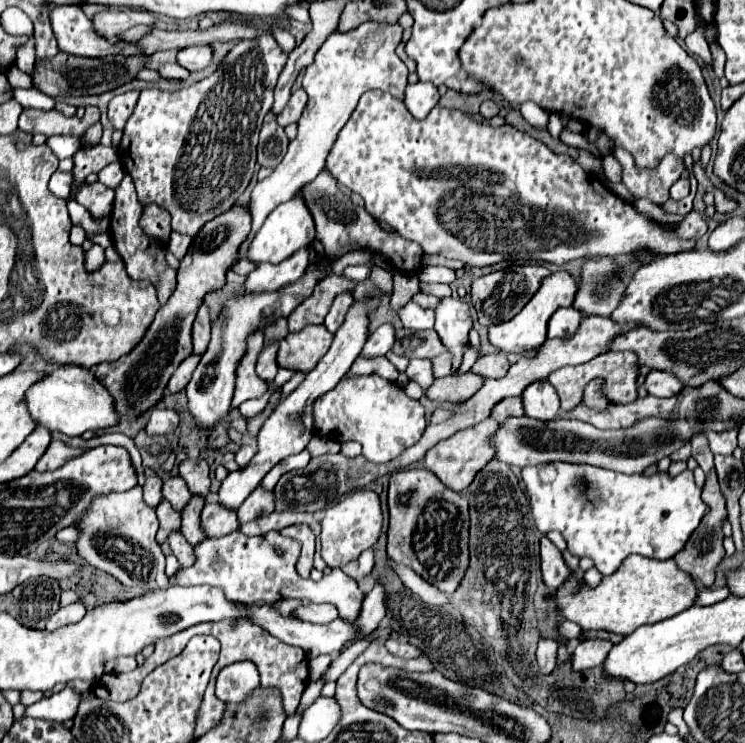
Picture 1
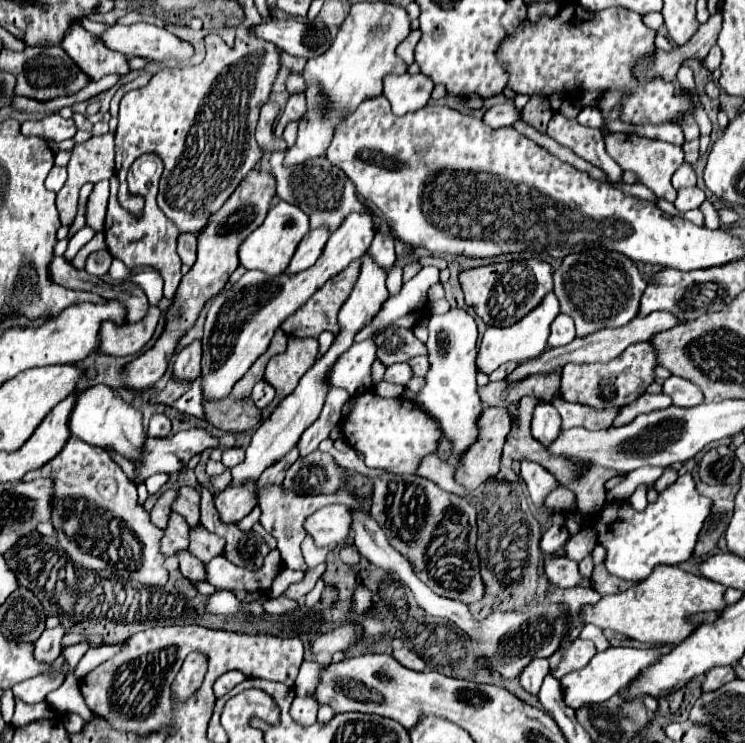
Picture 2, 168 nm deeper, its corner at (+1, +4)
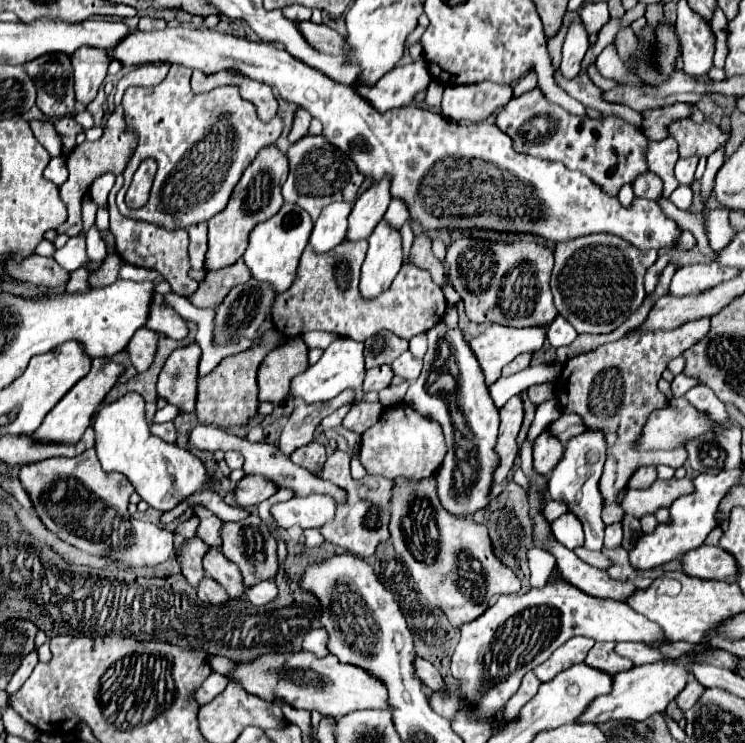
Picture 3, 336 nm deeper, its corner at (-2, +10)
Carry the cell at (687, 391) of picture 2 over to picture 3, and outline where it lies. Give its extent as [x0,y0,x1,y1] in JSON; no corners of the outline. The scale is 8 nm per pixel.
[684,385,728,421]

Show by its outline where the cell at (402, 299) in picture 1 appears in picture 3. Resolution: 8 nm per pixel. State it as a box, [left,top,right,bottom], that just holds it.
[408,235,444,287]

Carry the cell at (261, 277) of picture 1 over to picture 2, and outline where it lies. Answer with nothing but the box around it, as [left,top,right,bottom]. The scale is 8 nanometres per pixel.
[287,227,331,273]

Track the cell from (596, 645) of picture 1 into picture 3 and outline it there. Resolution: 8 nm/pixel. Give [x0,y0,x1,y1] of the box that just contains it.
[534,637,596,681]

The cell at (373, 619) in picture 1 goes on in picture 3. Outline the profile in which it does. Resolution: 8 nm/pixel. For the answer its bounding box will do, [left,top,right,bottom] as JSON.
[302,627,330,657]

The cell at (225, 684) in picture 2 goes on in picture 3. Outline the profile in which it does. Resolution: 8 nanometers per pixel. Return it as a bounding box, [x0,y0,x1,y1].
[196,673,230,705]

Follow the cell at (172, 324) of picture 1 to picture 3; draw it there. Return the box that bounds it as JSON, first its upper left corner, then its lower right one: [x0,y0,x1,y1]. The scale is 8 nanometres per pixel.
[204,145,288,273]

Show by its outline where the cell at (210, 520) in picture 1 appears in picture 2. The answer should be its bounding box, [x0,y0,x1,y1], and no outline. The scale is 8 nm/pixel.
[215,485,257,523]

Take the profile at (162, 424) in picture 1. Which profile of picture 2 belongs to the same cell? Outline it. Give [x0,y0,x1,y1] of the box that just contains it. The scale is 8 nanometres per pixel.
[147,415,171,437]

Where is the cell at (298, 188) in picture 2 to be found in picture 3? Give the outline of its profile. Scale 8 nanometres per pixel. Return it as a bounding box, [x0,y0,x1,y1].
[282,135,364,221]

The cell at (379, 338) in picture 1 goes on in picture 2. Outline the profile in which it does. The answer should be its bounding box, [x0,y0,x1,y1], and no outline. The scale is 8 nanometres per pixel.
[327,339,375,397]

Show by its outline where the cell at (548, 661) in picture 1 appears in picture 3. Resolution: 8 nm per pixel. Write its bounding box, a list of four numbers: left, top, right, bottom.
[504,671,542,719]

